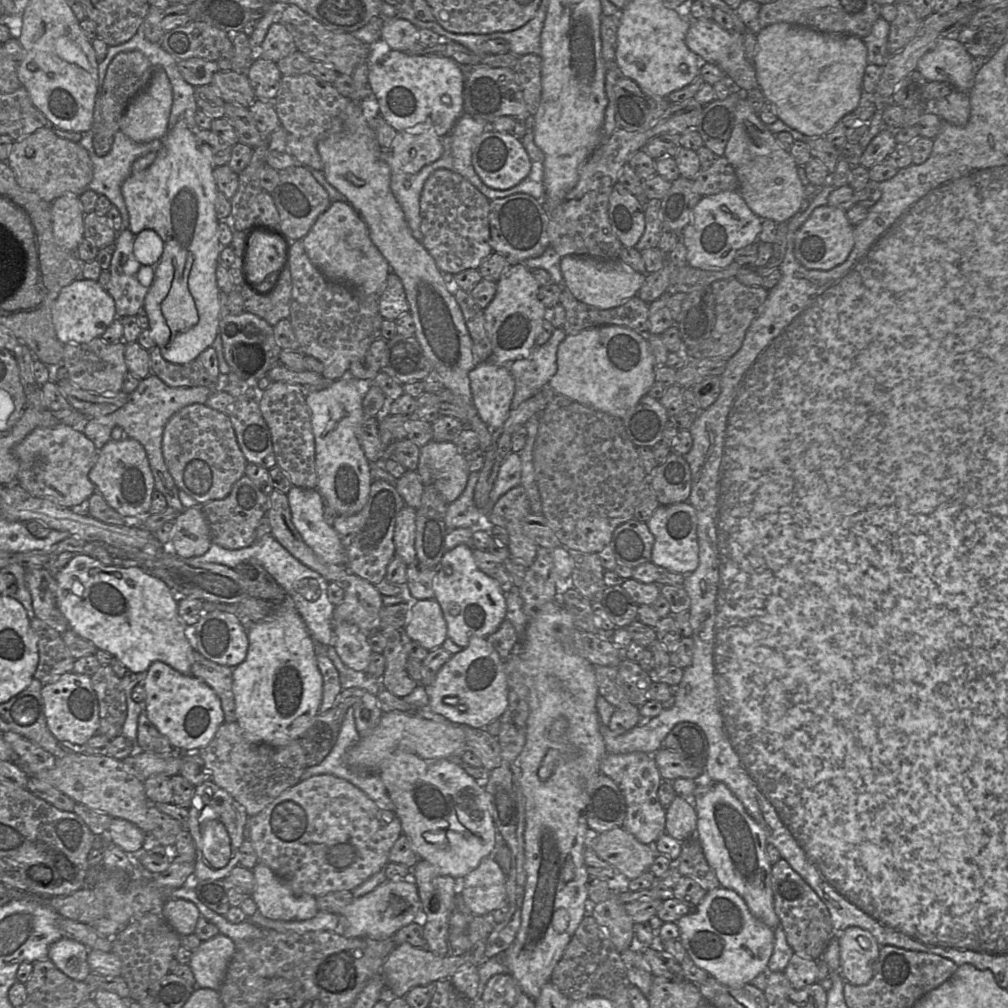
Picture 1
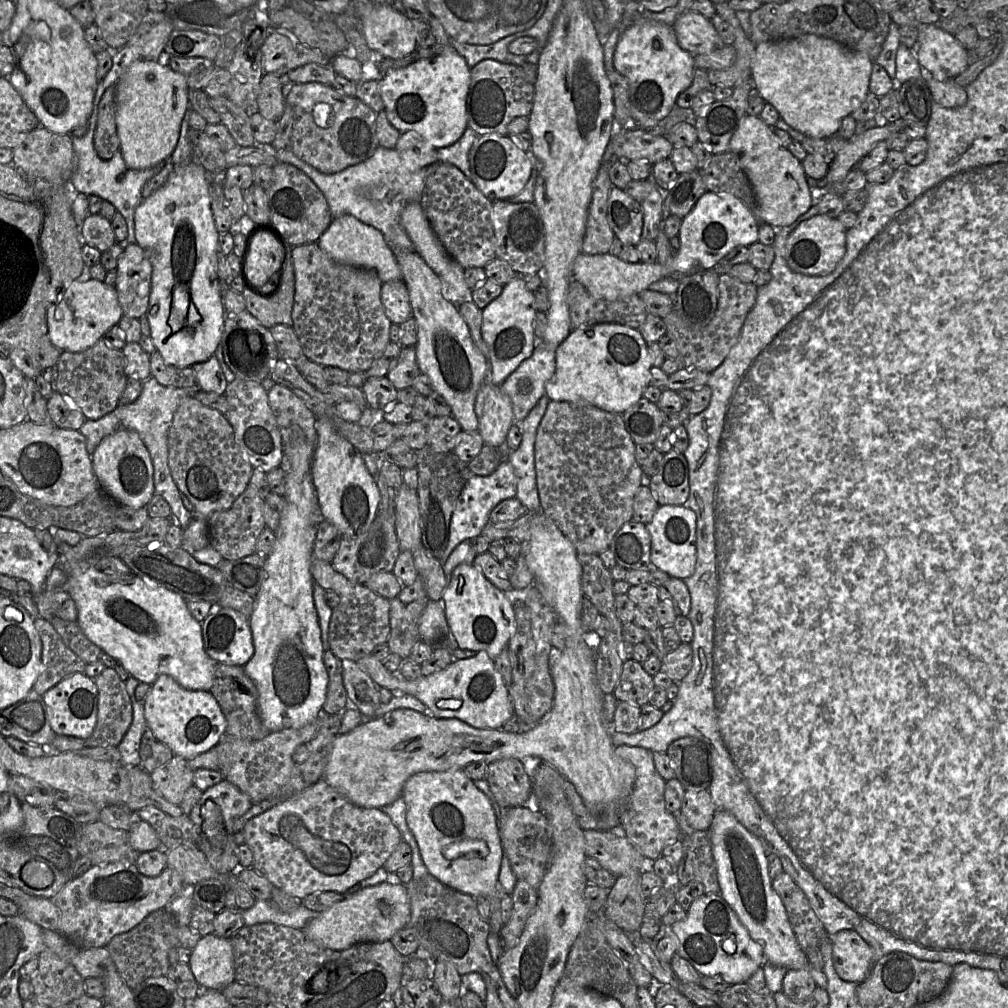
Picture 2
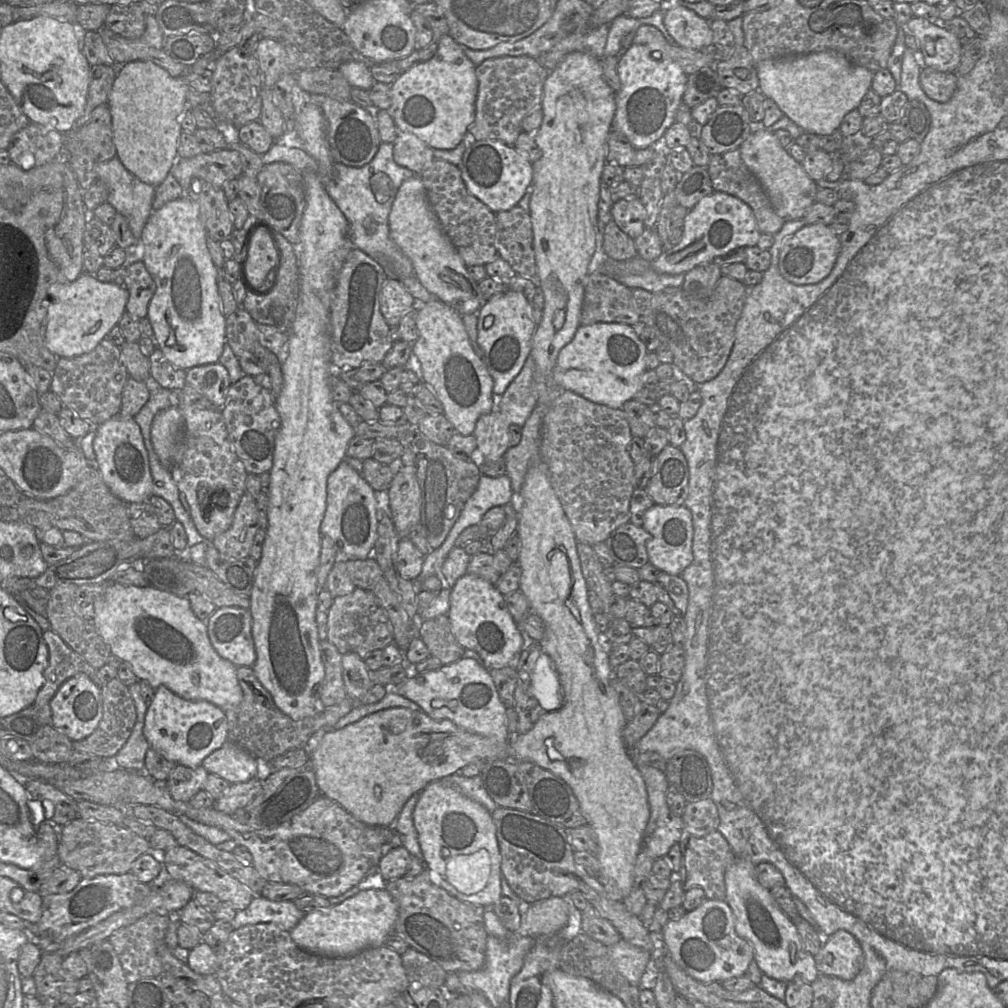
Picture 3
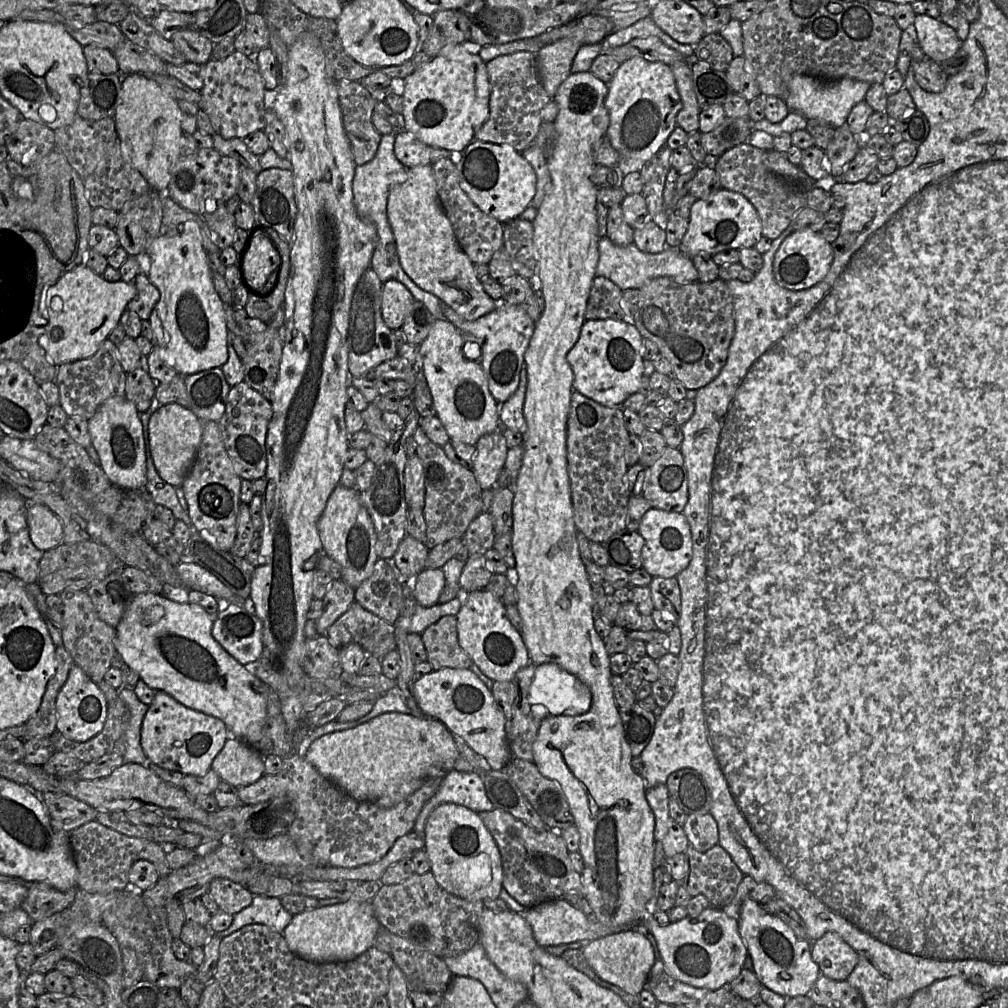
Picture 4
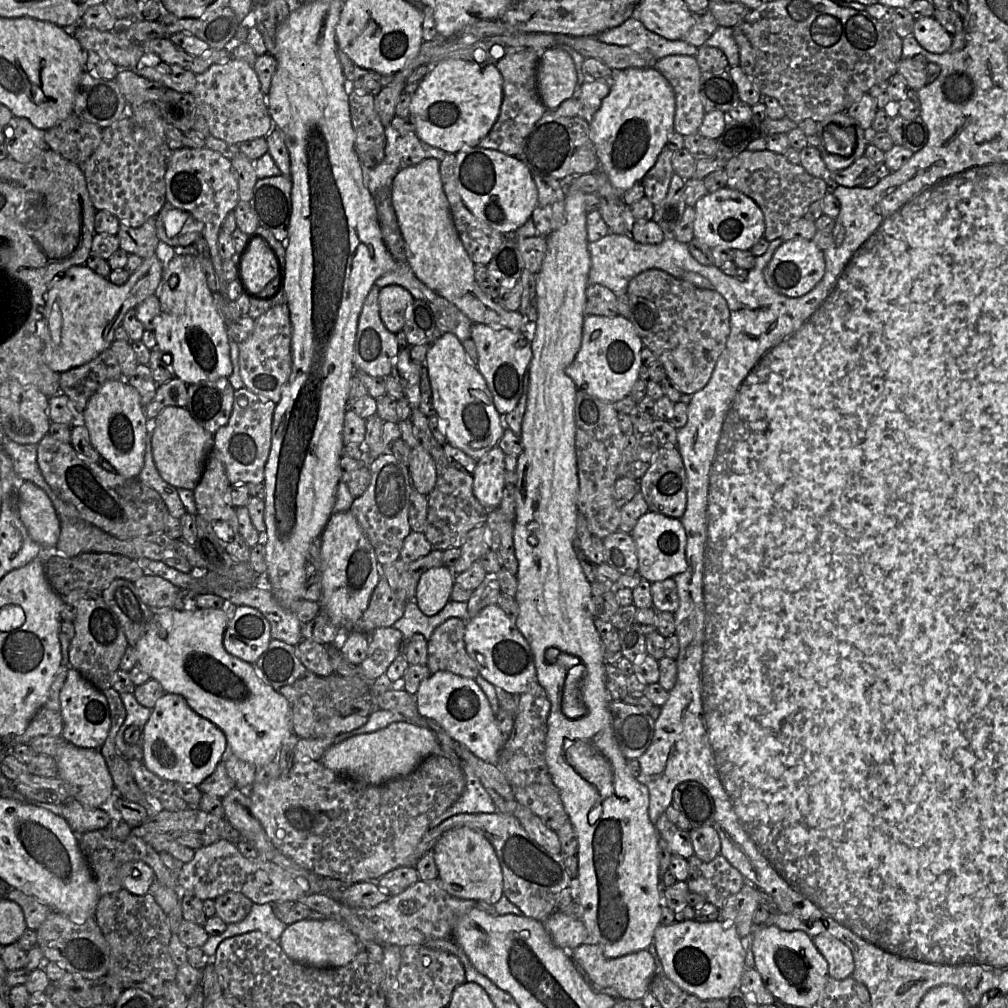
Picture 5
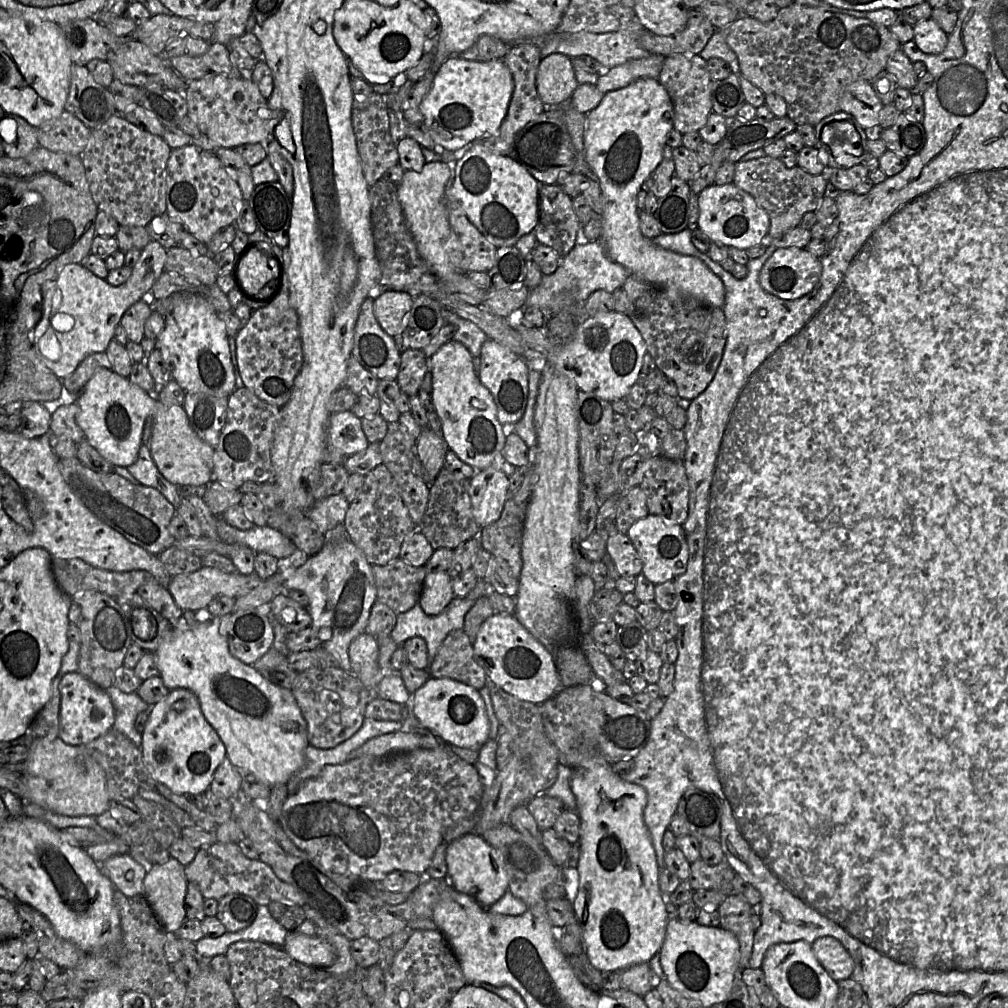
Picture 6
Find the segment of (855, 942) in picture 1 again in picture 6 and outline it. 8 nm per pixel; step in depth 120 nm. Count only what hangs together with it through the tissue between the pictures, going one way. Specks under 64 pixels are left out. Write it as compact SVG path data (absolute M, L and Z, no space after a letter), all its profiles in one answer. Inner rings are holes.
M819 937L811 944L811 947L816 959L833 980L839 982L852 977L854 961L836 938Z

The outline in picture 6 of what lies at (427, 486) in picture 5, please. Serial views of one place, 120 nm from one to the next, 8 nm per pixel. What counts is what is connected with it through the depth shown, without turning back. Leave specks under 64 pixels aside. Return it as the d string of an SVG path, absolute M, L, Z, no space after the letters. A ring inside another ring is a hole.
M431 428L421 429L416 442L416 451L426 473L427 483L431 484L445 465L449 446L441 433Z

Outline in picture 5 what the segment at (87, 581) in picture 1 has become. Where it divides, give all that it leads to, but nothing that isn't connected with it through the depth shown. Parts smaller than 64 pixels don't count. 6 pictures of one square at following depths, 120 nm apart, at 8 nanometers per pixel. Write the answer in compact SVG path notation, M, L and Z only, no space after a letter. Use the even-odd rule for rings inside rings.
M226 600L225 606L220 610L155 609L148 629L137 641L134 649L137 665L151 679L158 681L166 693L181 695L198 715L223 731L230 753L243 761L262 767L275 760L283 739L292 731L291 705L283 695L259 677L252 664L232 656L225 650L224 632L236 607Z

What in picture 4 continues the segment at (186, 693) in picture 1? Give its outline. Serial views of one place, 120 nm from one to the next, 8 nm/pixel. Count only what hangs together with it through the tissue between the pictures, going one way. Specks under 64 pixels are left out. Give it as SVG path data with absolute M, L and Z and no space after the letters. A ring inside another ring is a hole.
M163 691L155 692L141 728L141 746L148 759L162 768L185 775L207 774L229 737L230 733L222 720L187 708Z

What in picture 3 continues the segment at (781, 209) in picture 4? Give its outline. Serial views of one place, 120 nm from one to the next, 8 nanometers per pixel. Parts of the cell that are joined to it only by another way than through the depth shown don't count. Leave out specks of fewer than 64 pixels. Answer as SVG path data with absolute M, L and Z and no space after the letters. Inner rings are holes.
M739 148L711 155L707 170L714 191L730 194L750 206L761 233L775 235L780 231L785 221L775 212L760 182L743 162Z

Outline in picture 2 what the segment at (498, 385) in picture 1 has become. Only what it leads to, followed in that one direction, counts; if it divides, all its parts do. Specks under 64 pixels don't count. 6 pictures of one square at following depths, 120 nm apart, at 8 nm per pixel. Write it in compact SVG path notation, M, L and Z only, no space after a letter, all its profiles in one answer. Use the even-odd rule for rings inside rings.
M487 380L482 384L475 399L475 413L484 445L498 448L506 443L514 417L512 402L499 386Z

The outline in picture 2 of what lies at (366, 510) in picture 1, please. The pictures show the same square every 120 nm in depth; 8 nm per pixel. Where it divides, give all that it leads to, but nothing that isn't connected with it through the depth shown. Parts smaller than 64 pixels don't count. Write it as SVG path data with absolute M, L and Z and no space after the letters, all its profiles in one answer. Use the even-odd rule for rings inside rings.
M382 506L379 508L369 528L356 537L342 536L339 549L332 561L335 571L355 584L364 584L373 574L392 572L400 547L396 535L395 508Z

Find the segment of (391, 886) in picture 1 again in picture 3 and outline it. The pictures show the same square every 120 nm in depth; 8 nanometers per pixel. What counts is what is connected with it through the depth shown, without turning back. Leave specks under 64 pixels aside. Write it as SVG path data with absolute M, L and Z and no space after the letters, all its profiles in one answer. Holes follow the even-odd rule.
M385 888L364 889L339 904L306 913L289 933L297 946L308 952L344 958L383 946L394 933L397 917L397 904Z

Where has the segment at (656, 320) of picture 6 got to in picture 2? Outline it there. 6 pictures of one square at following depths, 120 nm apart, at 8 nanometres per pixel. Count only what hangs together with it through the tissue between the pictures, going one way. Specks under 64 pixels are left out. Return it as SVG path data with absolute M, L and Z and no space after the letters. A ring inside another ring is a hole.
M721 273L717 309L706 327L693 329L675 309L662 318L666 326L665 334L676 343L683 367L711 373L722 364L739 338L745 319L756 302L757 292L758 287L754 283L743 283L727 273Z

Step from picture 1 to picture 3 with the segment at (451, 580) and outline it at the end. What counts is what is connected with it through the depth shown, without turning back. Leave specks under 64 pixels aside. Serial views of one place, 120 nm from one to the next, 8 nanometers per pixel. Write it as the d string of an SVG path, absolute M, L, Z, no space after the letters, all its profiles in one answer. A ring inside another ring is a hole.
M465 574L451 588L449 601L447 616L457 643L465 650L476 652L487 669L516 669L522 651L522 636L506 607L504 595L488 581Z

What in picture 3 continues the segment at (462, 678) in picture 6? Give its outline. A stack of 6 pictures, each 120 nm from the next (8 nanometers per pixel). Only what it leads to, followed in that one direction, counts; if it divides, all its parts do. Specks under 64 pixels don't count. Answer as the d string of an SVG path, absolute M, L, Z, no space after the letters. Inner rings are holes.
M447 615L421 621L419 638L427 646L430 657L437 658L442 665L451 664L463 658L465 649L457 643L452 634Z

